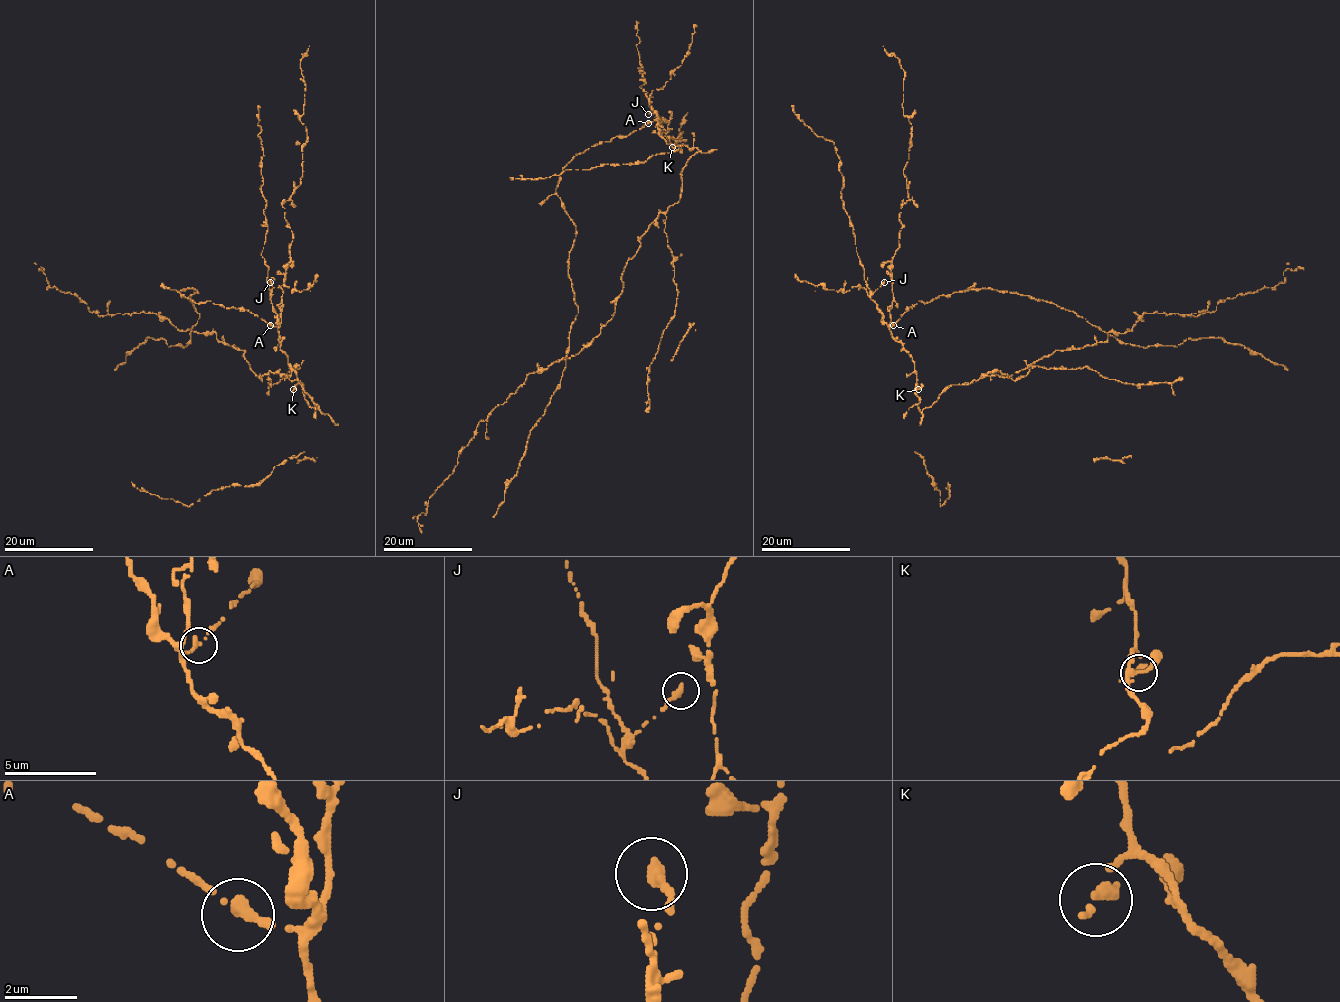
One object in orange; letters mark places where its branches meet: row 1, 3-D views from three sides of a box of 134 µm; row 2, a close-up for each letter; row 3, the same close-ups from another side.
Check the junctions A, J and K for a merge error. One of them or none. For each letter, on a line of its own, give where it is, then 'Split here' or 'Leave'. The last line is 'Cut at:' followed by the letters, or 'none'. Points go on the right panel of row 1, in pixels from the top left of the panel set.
A: Place: (893, 325). Split here
J: Place: (884, 282). Leave
K: Place: (918, 389). Leave
Cut at: A

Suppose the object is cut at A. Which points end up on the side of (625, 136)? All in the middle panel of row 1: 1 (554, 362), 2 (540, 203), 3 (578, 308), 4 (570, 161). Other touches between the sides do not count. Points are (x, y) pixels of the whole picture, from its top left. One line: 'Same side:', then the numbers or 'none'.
Same side: 2, 3, 4

